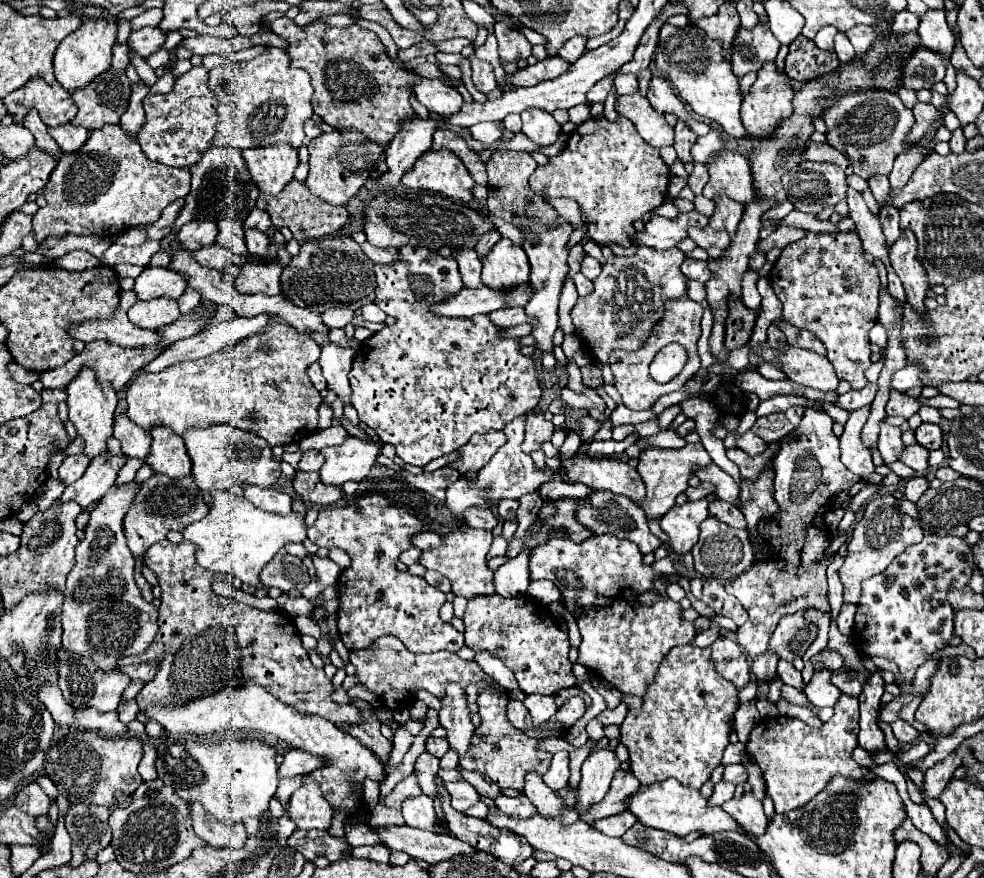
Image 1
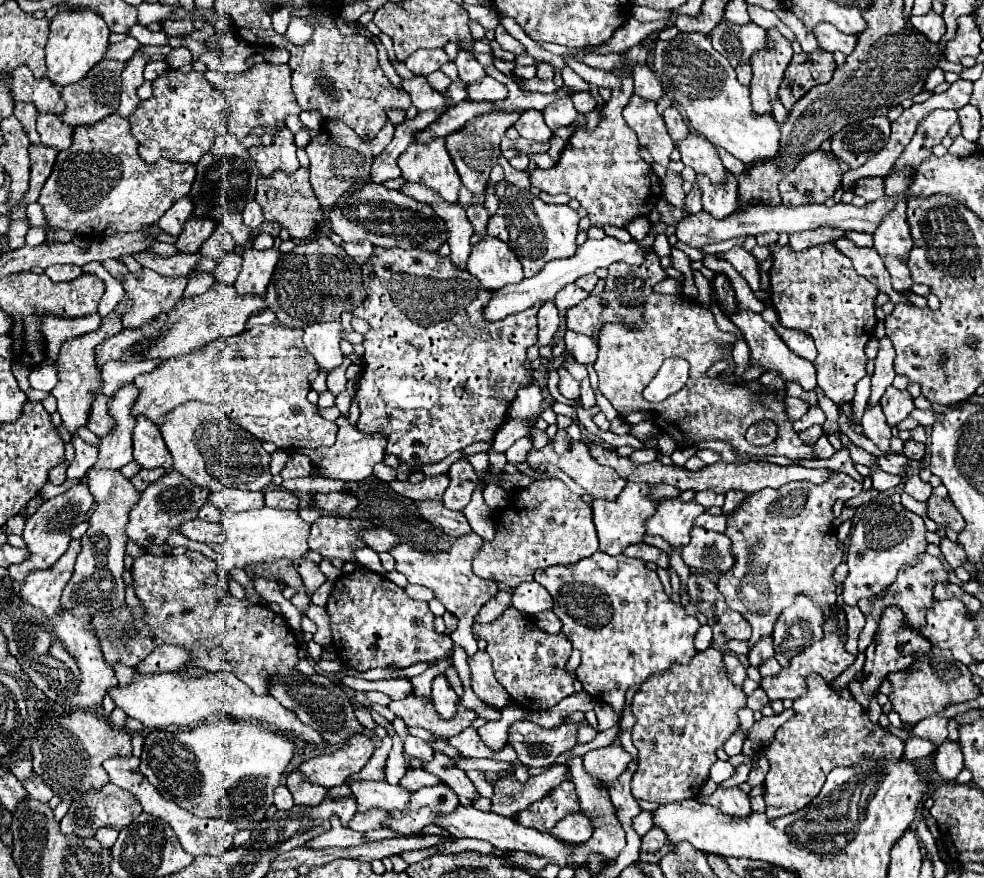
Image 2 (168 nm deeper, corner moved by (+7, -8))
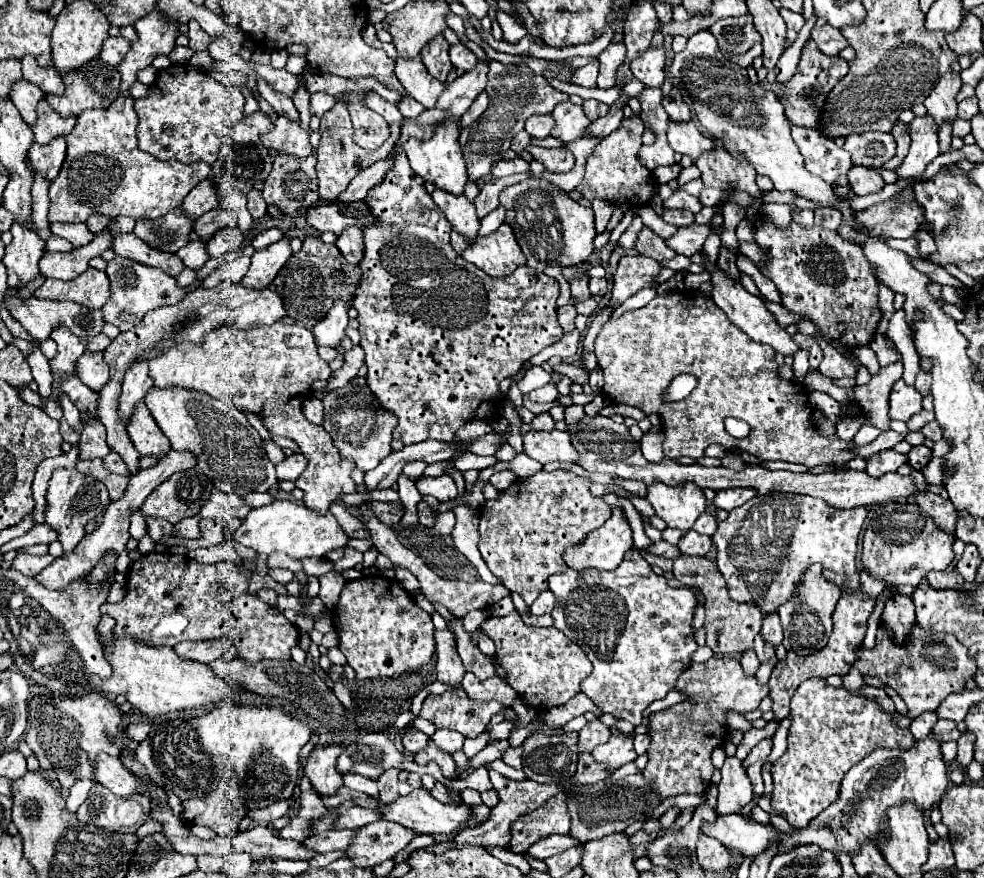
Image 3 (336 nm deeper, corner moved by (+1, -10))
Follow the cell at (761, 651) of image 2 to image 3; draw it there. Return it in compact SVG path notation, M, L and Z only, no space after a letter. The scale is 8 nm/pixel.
M770 614L770 616L764 618L764 624L762 624L762 636L764 636L764 642L770 644L770 646L782 644L782 626L780 626L778 614Z

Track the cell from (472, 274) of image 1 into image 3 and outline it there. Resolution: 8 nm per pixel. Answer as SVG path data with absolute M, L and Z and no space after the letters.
M438 188L432 192L432 200L444 212L444 216L452 224L452 228L466 238L468 246L472 246L478 236L478 228L480 228L480 220L476 216L474 204L468 202L466 196L454 196L454 194L438 190Z

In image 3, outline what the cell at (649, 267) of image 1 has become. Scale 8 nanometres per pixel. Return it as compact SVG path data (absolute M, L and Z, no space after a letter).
M622 256L618 262L618 270L614 274L614 288L610 304L618 308L626 298L634 296L642 288L658 286L656 276L660 274L662 266L654 258L648 256Z

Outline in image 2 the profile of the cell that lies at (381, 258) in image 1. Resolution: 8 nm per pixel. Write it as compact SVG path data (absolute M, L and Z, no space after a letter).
M342 242L342 248L348 256L354 258L356 264L364 264L372 254L372 244L370 242Z

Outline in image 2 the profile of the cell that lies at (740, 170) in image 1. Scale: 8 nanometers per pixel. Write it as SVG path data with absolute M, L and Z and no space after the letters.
M690 134L688 138L680 140L676 148L684 164L690 164L696 172L706 174L712 182L720 184L726 178L726 168L722 166L722 160L712 142L704 140L698 134Z

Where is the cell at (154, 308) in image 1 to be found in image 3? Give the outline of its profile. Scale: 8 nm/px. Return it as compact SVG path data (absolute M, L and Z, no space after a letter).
M116 256L114 260L108 262L106 274L112 282L112 288L110 288L112 294L104 304L102 312L104 312L104 320L118 326L120 330L132 330L136 324L142 324L142 318L150 310L156 310L158 306L164 306L164 304L176 304L176 300L182 300L186 296L186 290L178 286L176 278L168 276L162 270L138 264L122 256Z

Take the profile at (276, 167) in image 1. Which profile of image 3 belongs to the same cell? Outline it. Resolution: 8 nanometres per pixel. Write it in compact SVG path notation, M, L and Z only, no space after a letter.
M278 118L274 122L274 130L266 136L262 136L262 144L268 150L274 150L276 154L288 154L294 158L306 158L314 152L310 144L310 134L300 128L298 122Z

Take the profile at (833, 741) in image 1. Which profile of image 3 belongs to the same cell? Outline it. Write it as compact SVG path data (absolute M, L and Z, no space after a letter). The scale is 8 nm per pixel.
M804 680L798 690L792 696L792 726L788 732L788 748L782 758L778 758L772 766L772 778L774 778L774 792L772 792L772 808L784 816L784 820L790 822L794 828L804 828L814 816L818 816L826 806L830 806L838 798L838 788L844 772L860 762L864 756L874 752L876 748L912 748L914 736L910 736L910 742L906 734L910 730L902 730L896 726L892 716L888 712L882 712L878 704L866 700L860 694L850 694L844 688L828 686L826 680Z

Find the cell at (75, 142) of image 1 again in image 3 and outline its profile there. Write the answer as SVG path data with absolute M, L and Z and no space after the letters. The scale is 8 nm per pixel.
M42 100L36 110L38 110L38 122L32 126L32 132L34 132L34 140L38 144L50 144L58 136L68 136L76 124L74 116L70 116L70 118L58 116L46 104L46 100Z

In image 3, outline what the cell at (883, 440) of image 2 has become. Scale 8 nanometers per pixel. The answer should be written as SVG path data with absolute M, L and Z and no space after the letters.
M902 360L888 364L886 368L880 368L878 376L872 376L872 380L866 386L854 388L856 402L862 406L862 414L866 416L866 422L880 428L882 432L890 430L890 418L888 418L888 396L896 380L902 376Z

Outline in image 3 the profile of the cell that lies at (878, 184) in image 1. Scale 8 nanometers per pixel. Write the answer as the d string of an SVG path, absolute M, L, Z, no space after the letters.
M852 166L848 172L848 180L850 180L850 190L858 196L882 192L884 188L884 180L880 178L880 174L864 166Z

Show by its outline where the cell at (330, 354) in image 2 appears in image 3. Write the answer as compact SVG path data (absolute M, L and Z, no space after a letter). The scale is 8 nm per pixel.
M336 302L328 316L314 326L314 340L316 346L328 346L328 348L338 348L340 342L346 338L346 326L348 326L348 304L346 302Z

